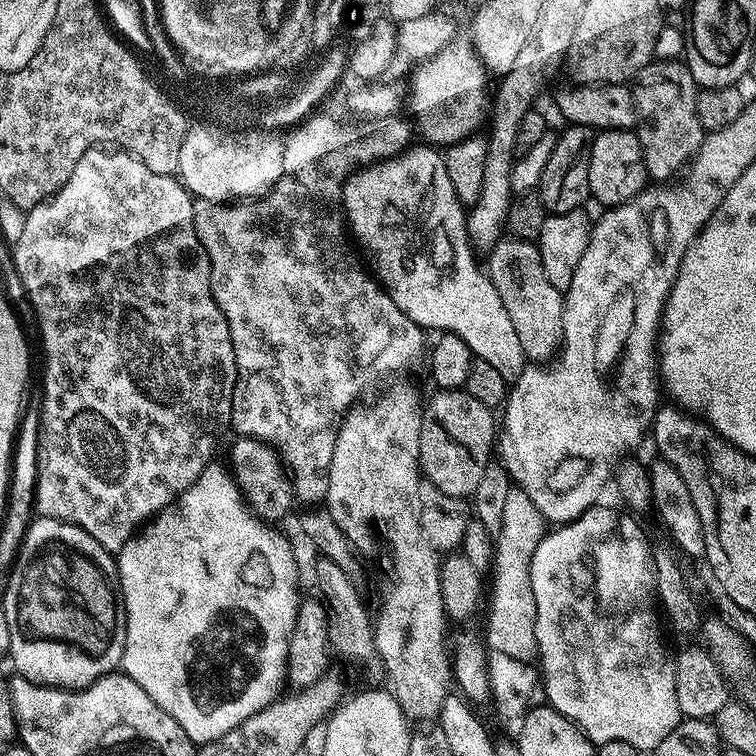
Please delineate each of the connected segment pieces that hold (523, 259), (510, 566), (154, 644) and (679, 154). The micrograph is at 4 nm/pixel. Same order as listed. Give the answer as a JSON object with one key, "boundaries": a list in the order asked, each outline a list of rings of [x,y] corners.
{"boundaries":[[[[501,238],[487,256],[486,275],[494,290],[498,290],[506,314],[510,314],[510,322],[518,334],[518,342],[522,342],[525,357],[532,362],[551,361],[561,351],[564,339],[564,298],[561,292],[550,286],[550,278],[546,278],[539,247],[531,240]]],[[[511,490],[507,495],[506,506],[503,507],[501,518],[501,530],[494,540],[494,563],[492,566],[490,580],[490,603],[486,608],[486,616],[488,612],[488,644],[492,647],[491,651],[497,656],[505,656],[506,658],[514,658],[523,664],[532,664],[540,655],[538,650],[538,638],[534,634],[534,626],[536,625],[536,607],[534,606],[534,590],[530,586],[530,562],[534,558],[534,550],[538,550],[538,542],[542,542],[542,538],[546,534],[546,521],[544,515],[538,510],[538,506],[534,506],[534,502],[530,502],[530,498],[526,493],[519,490]]],[[[213,462],[204,468],[199,478],[175,502],[147,521],[136,535],[129,538],[116,556],[120,596],[124,599],[126,614],[123,675],[138,682],[138,686],[142,686],[142,690],[146,690],[146,694],[150,694],[150,698],[154,698],[154,702],[158,702],[158,706],[162,706],[162,710],[166,710],[166,714],[170,714],[170,718],[174,718],[174,722],[182,726],[182,730],[186,730],[186,734],[197,746],[222,738],[222,734],[230,734],[230,730],[246,722],[252,714],[258,714],[258,710],[262,710],[281,695],[280,687],[286,684],[288,671],[288,647],[292,631],[296,628],[296,611],[300,609],[302,599],[302,593],[296,589],[296,579],[300,572],[296,569],[296,552],[292,549],[291,542],[276,529],[279,527],[273,526],[253,511],[236,484],[233,473],[225,468],[219,462]]],[[[653,59],[635,75],[631,90],[637,115],[634,131],[648,175],[656,182],[671,181],[695,156],[706,135],[696,113],[694,78],[679,59]]]]}

